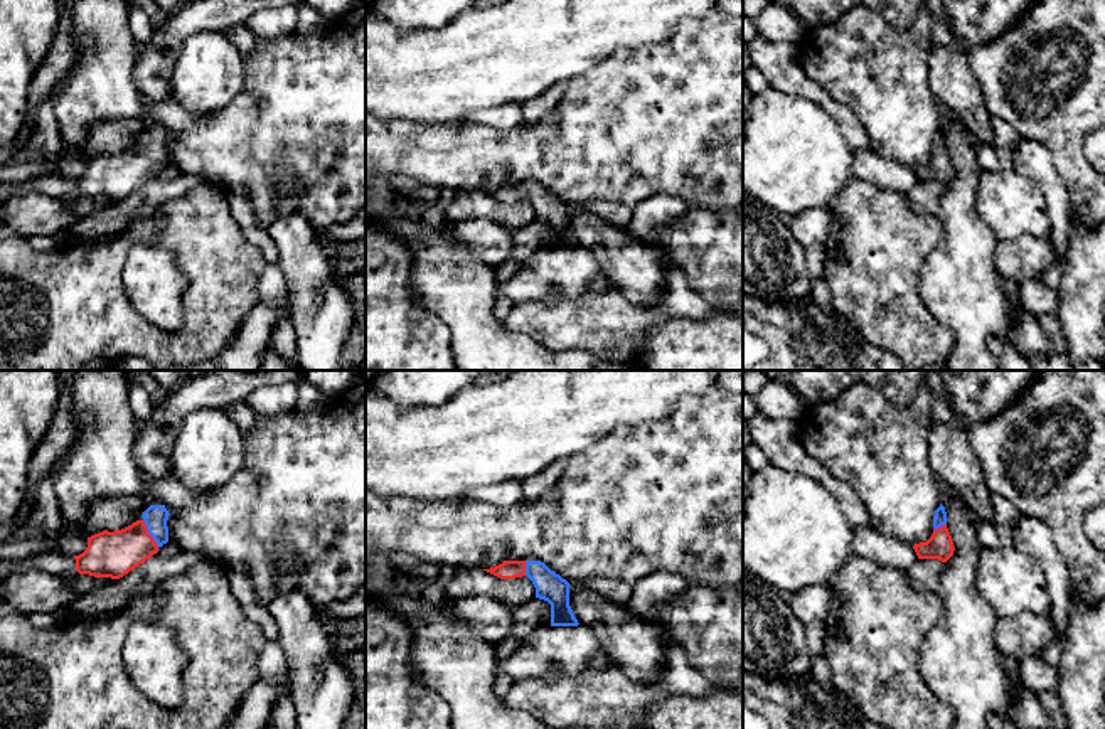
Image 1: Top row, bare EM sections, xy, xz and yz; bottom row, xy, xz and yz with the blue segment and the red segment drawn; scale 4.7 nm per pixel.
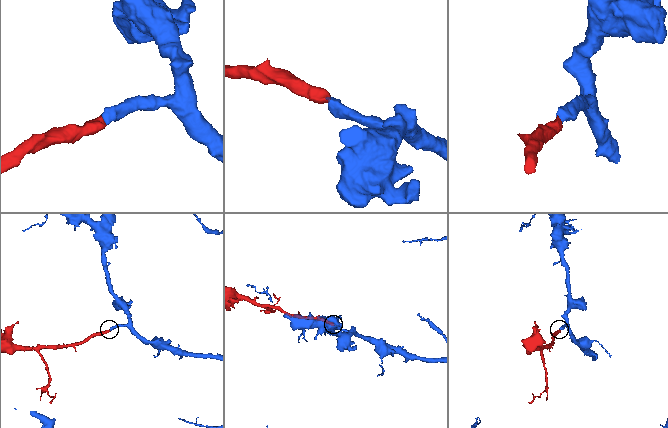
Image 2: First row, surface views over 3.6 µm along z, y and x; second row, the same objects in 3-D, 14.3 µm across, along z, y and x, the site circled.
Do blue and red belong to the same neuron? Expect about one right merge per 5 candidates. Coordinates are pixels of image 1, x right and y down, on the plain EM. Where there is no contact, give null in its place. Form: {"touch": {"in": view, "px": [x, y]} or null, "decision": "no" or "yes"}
{"touch": {"in": "xy", "px": [149, 155]}, "decision": "yes"}

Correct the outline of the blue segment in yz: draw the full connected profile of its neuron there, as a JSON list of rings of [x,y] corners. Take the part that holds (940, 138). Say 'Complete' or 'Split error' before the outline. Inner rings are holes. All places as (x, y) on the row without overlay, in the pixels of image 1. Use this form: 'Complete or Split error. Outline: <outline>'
Split error. Outline: [[[942,126],[933,138],[932,160],[926,165],[915,167],[913,172],[918,182],[938,182],[947,185],[953,178],[955,170],[947,152],[947,135]]]

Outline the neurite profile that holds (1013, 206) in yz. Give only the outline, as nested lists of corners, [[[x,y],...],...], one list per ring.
[[[1014,168],[982,172],[975,205],[997,241],[1021,236],[1048,239],[1049,236],[1051,226],[1043,192]]]

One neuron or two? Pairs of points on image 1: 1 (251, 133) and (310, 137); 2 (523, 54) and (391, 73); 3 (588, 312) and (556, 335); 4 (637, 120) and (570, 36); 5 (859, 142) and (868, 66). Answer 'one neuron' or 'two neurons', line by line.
1: one neuron
2: one neuron
3: one neuron
4: two neurons
5: two neurons

